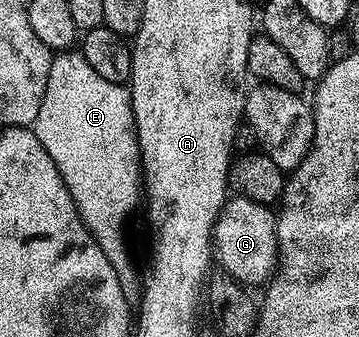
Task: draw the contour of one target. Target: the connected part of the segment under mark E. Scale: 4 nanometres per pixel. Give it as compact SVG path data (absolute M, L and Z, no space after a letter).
M69 49L53 58L50 77L46 77L42 109L38 109L38 117L33 121L31 130L36 132L38 141L42 141L42 149L50 153L54 165L58 165L58 173L62 173L62 181L66 181L70 197L82 221L102 245L110 265L114 265L118 273L120 284L126 289L132 289L135 283L137 286L138 271L136 275L135 269L132 268L132 259L128 256L128 243L124 240L124 222L135 207L137 210L142 199L140 150L136 140L131 90L125 84L106 81L106 77L98 77L98 73L90 69L90 65L79 50Z

